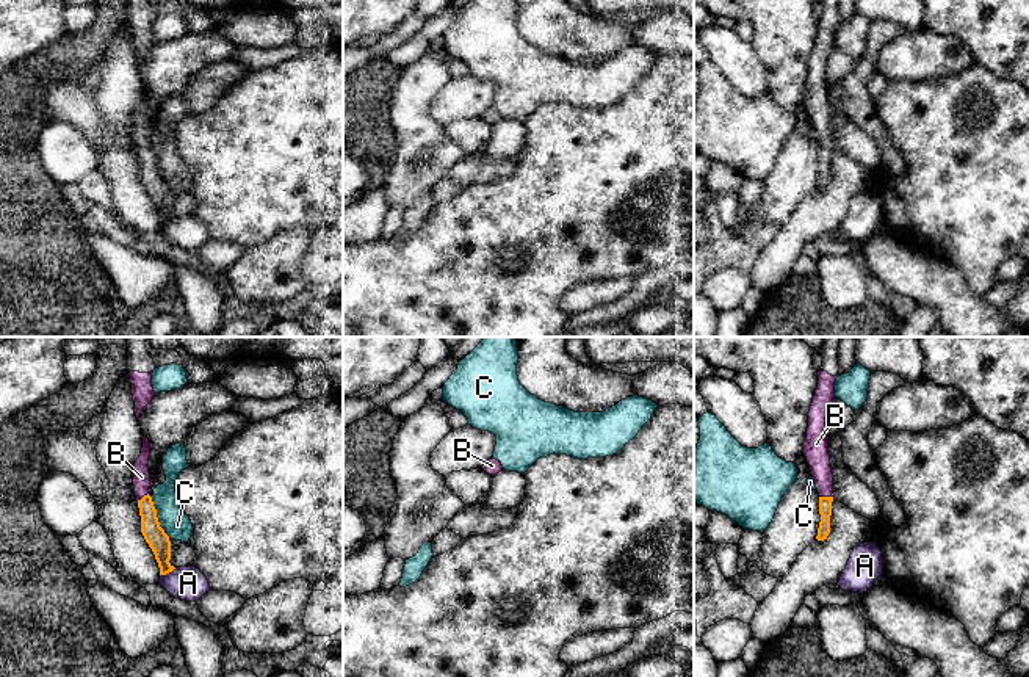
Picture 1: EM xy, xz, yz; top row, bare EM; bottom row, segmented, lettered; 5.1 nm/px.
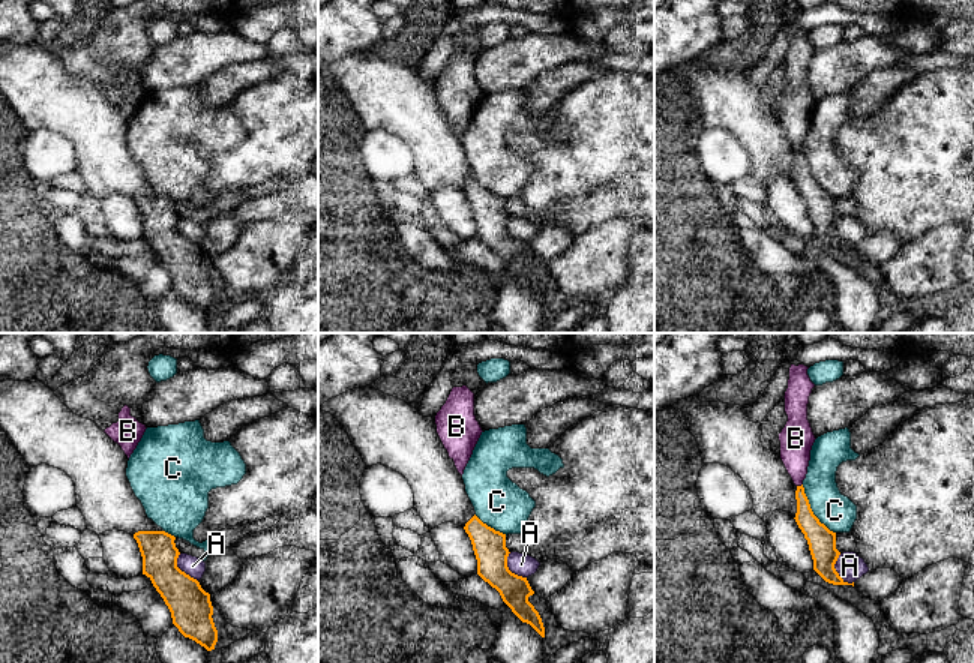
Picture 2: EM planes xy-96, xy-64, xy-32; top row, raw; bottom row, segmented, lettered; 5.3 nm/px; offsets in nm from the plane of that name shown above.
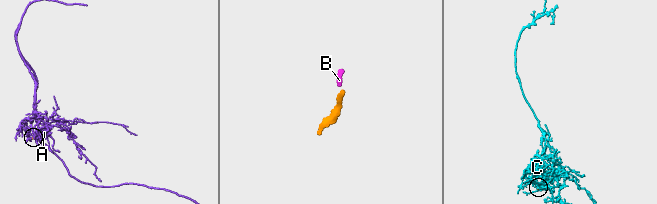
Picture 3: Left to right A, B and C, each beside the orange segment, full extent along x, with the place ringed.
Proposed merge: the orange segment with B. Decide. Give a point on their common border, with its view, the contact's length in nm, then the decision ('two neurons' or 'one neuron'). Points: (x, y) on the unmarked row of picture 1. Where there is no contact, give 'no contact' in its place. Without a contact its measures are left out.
meets orange in yz at (826, 146); contact 60 nm long; one neuron

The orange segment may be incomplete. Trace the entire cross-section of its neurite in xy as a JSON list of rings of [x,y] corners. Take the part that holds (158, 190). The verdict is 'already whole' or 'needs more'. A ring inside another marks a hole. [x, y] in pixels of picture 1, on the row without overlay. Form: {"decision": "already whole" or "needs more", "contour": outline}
{"decision": "needs more", "contour": [[[144,85],[143,97],[139,107],[132,116],[135,146],[141,165],[141,182],[152,197],[155,208],[160,216],[160,224],[172,221],[175,216],[169,212],[171,208],[171,190],[164,179],[160,176],[157,158],[153,155],[152,146],[149,144],[150,135],[150,121],[149,121],[149,107],[150,107],[150,91]]]}

